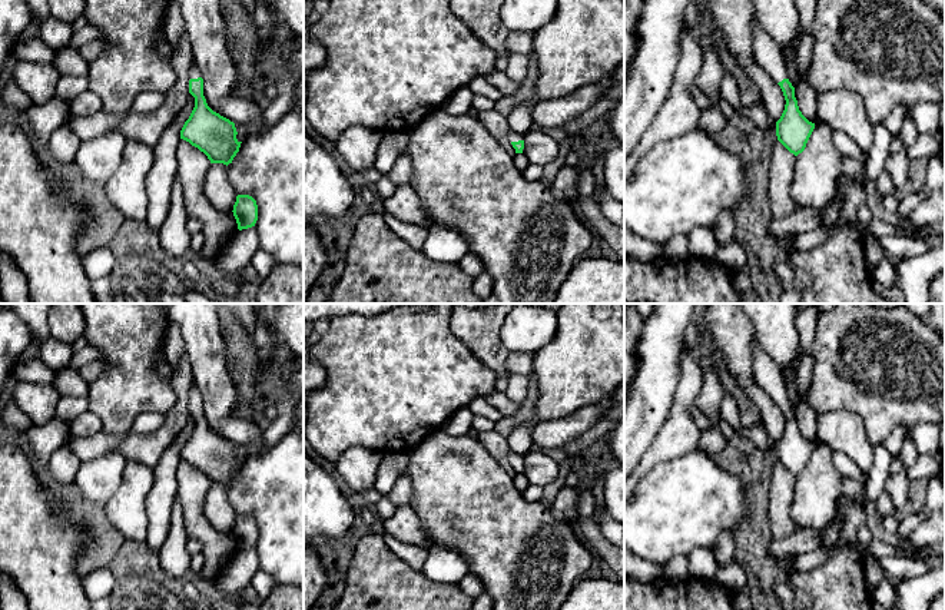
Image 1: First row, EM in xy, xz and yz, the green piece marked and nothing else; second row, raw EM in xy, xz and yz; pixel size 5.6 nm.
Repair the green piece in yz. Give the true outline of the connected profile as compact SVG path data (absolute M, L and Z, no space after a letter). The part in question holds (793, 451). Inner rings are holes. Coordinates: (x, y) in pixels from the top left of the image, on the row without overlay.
M759 342L753 345L753 371L756 382L780 407L786 421L785 431L776 442L777 461L798 477L805 471L815 444L809 442L799 431L795 408L788 400L782 374Z

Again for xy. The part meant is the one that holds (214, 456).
M195 384L190 388L189 400L189 414L195 418L195 428L180 451L180 460L203 473L210 484L223 484L228 487L232 484L242 464L236 460L238 452L235 444L208 427L203 417L203 400Z

